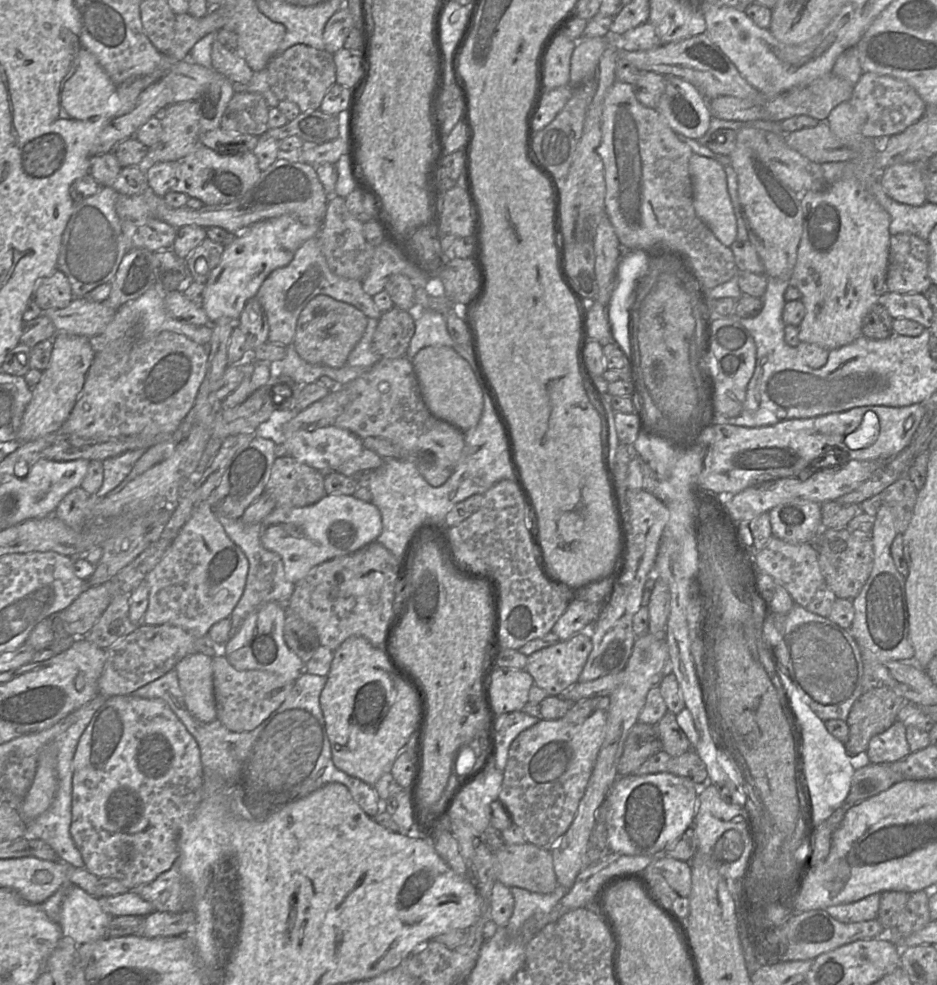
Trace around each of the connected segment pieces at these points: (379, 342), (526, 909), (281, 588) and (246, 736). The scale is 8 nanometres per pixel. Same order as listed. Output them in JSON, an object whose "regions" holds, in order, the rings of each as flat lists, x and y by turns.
{"regions":[[[394,305,378,319,372,340,373,351,381,358,402,358,414,332,413,316]],[[557,884,555,890,548,894,530,892,519,887,510,887,514,897,514,910,505,928,512,937,520,931,522,925,536,914,547,914,566,895,568,889]],[[216,515,223,525,228,537,241,548,249,562,249,570,245,583,244,592,231,614,231,636,239,629,245,618,262,605,269,602,287,604,294,592,295,584,285,578,284,564,281,557,261,543,261,523,247,525,241,518,232,519,223,515]],[[175,668,135,690,131,695,146,699,161,699,168,704,198,743,203,766,203,781,207,777,220,779,220,789,226,796,226,808,237,817,255,822,263,821,284,805,301,799,328,783,344,785,358,806,369,817,374,817,380,811,385,811,385,802,380,799,375,788,339,770,332,761,325,720,319,702,326,680,326,676,303,672,283,703,257,728,246,732,233,732,218,719,206,723,195,718,186,706]]]}

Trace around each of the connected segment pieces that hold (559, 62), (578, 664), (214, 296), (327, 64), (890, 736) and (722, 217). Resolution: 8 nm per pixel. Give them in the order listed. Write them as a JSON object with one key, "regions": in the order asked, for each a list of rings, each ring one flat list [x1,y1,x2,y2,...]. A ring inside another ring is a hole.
{"regions":[[[564,33,559,35,550,46,545,63,545,93,562,86,570,86,571,57,576,42]],[[580,632,566,641,560,641,529,655,525,670,533,677,534,684,545,690,550,696,559,696,561,692,578,682,591,651,590,633]],[[284,214,260,221,235,235,232,242,225,246,220,262,205,282,201,308,210,323,215,324,219,320,236,322,247,301,255,297,267,276,275,269,288,265,297,249,316,236,320,229,321,225,305,225,298,217]],[[296,44,283,53,274,56,266,66,268,84,279,101,291,101,301,112,316,110,330,89,336,83,336,66,333,54,304,44]],[[896,720,886,731,871,738,867,748,871,763,893,763,910,754,905,725]],[[693,153,689,160,689,172,693,187,693,205,697,216,723,245,731,247,737,239,737,221,728,192,725,166,715,159]]]}

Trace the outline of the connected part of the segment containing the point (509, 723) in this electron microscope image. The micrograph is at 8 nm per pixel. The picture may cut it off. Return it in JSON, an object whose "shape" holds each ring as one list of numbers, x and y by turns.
{"shape":[[515,711,509,714,499,714,496,723,496,756,495,766,504,771,508,759,510,745,514,739,524,730,535,725,540,719,526,714,523,711]]}

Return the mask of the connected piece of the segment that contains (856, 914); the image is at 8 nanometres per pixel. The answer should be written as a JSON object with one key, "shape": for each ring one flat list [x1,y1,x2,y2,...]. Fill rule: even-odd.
{"shape":[[875,893,856,902,832,905,821,910,842,923,869,921,877,918,880,899,881,893]]}

